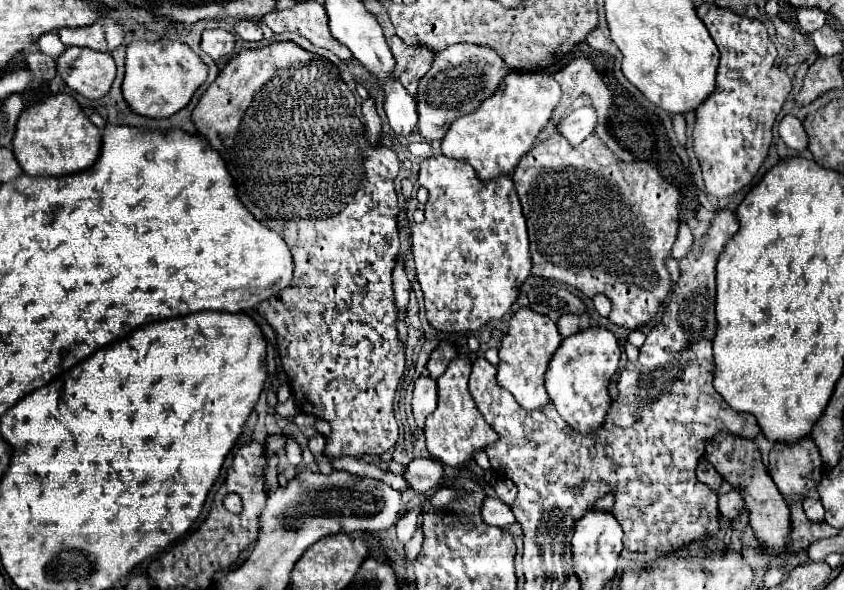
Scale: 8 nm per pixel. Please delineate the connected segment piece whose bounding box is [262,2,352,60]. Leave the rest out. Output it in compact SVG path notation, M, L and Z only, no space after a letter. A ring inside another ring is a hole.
M298 2L288 10L276 10L262 18L262 22L276 34L300 32L312 44L334 52L340 60L352 60L350 50L342 46L328 30L328 14L318 2Z

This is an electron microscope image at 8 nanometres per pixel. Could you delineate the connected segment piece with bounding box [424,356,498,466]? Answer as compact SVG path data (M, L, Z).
M456 356L450 364L448 370L436 380L438 384L438 406L436 410L426 418L426 446L430 456L436 460L448 464L448 466L460 466L466 460L474 456L476 450L482 450L484 446L492 444L498 440L498 434L492 430L490 424L486 424L484 416L478 412L474 398L468 392L468 376L472 370L472 360Z

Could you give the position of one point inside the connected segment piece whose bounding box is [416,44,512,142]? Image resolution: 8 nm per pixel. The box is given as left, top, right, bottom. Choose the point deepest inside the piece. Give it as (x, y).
(462, 76)

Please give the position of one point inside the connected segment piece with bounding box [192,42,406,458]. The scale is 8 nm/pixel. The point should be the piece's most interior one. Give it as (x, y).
(281, 118)

